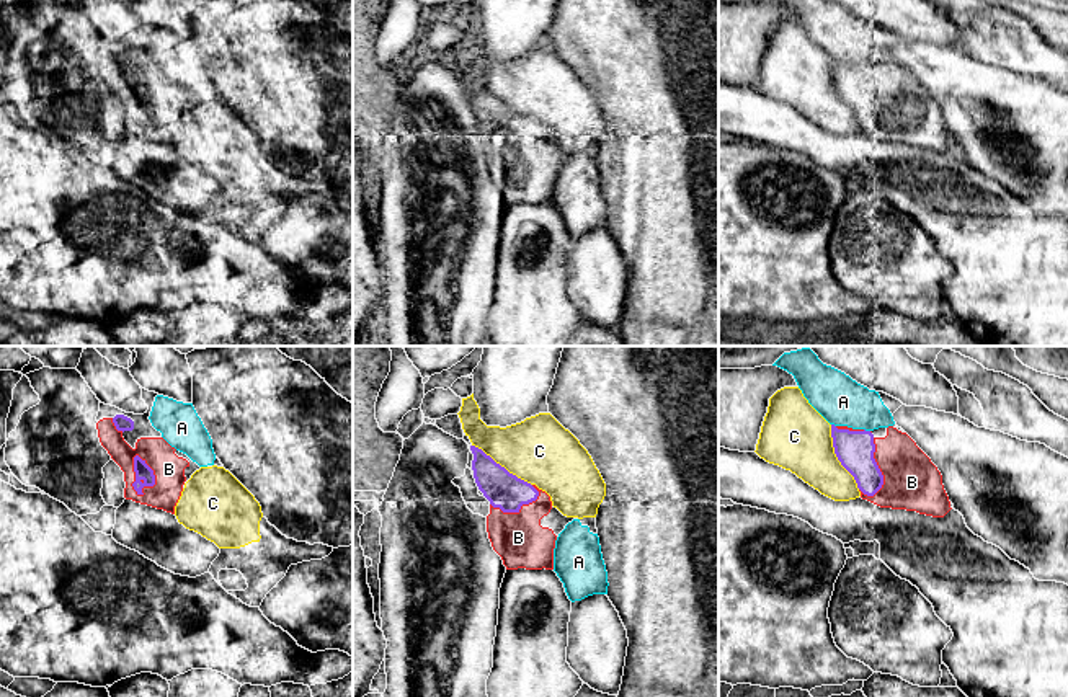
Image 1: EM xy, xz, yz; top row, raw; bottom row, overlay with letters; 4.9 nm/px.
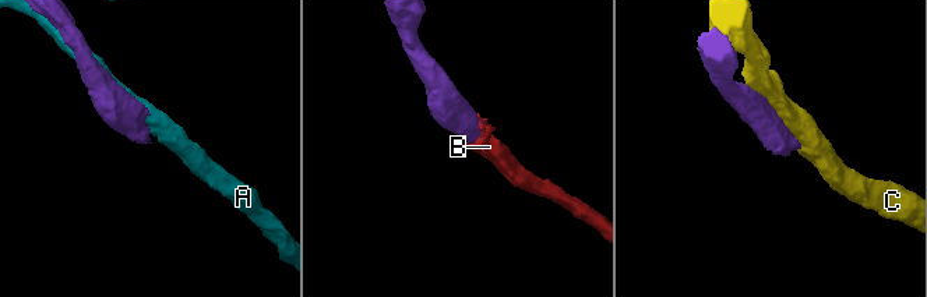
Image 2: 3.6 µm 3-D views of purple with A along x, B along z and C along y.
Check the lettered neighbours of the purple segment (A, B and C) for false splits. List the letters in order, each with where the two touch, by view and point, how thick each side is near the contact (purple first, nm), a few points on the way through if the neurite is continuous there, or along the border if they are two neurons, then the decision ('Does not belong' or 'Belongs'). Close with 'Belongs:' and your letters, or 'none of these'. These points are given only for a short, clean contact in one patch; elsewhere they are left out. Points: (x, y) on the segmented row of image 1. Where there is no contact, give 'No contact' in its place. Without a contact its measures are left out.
A: Touches purple at yz (867, 431). Thickness 190 nm (purple) against 240 nm. Does not belong
B: Touches purple at xy (136, 475). Thickness 80 nm (purple) against 160 nm. Belongs
C: Touches purple at yz (836, 456). Thickness 190 nm (purple) against 320 nm. Does not belong
Belongs: B

